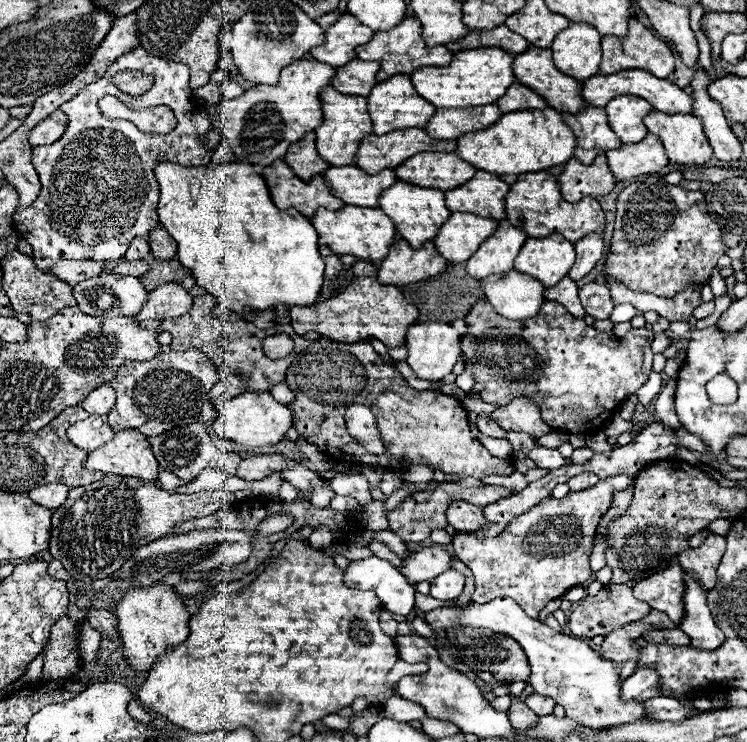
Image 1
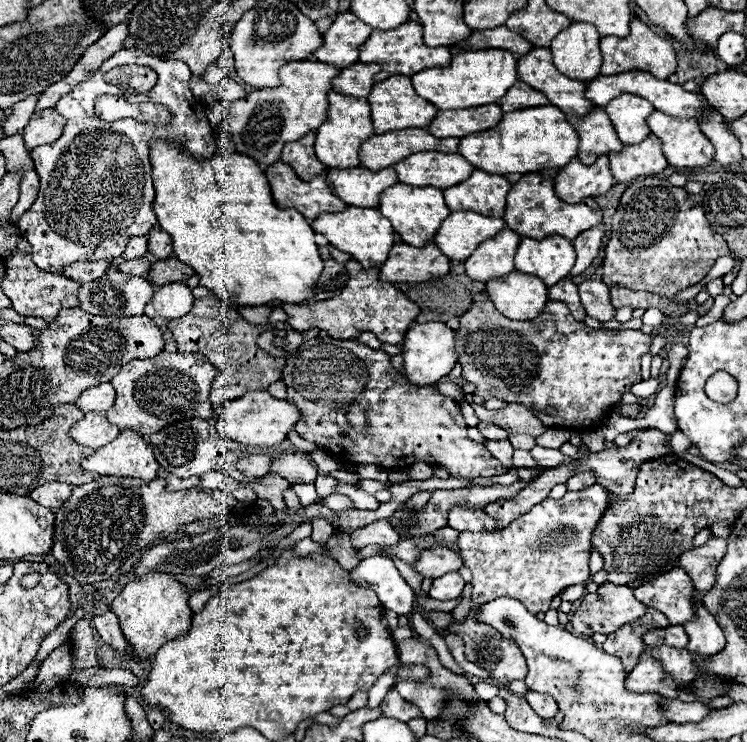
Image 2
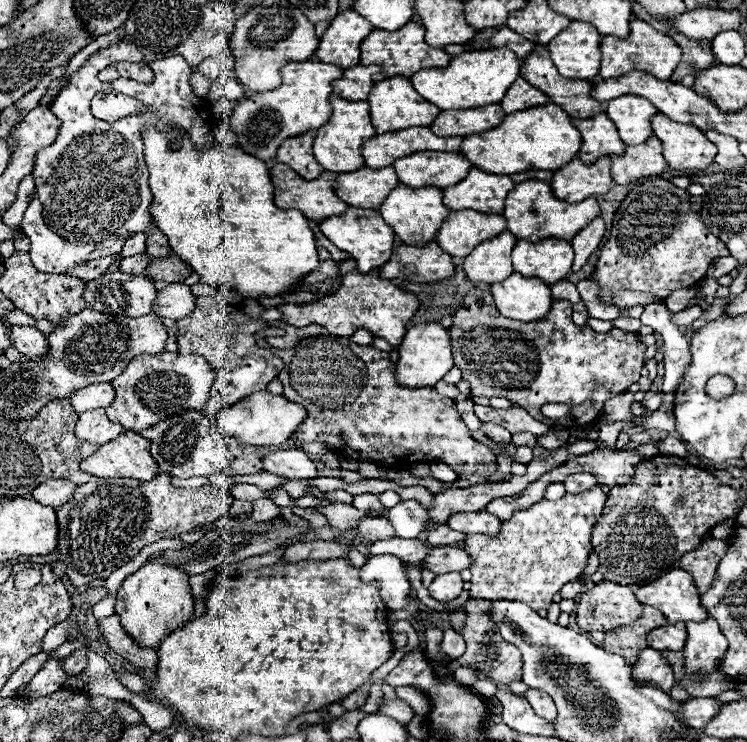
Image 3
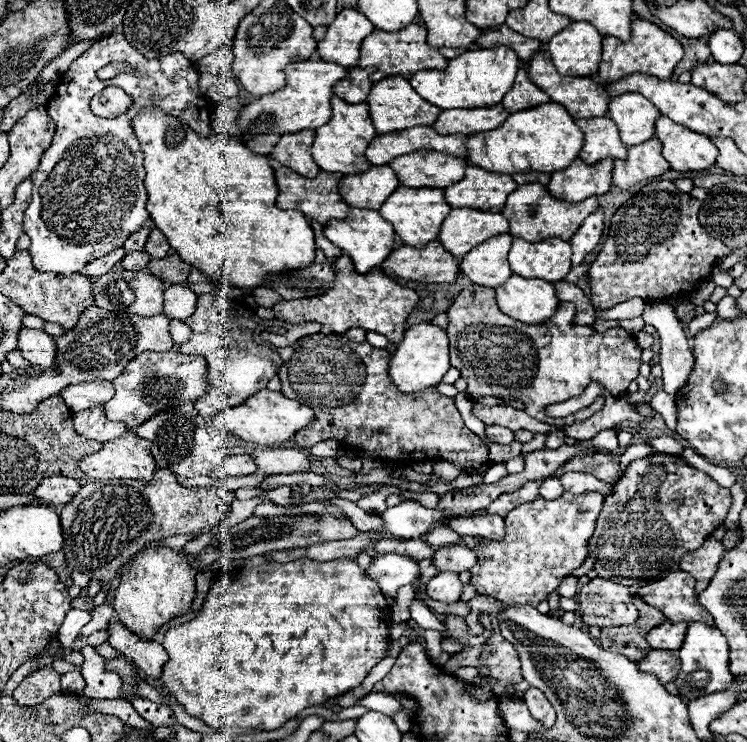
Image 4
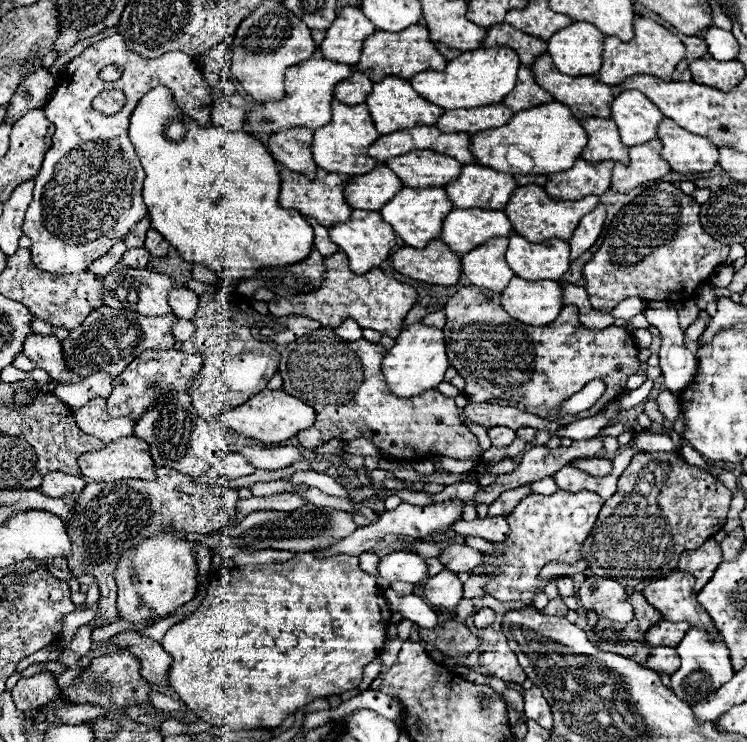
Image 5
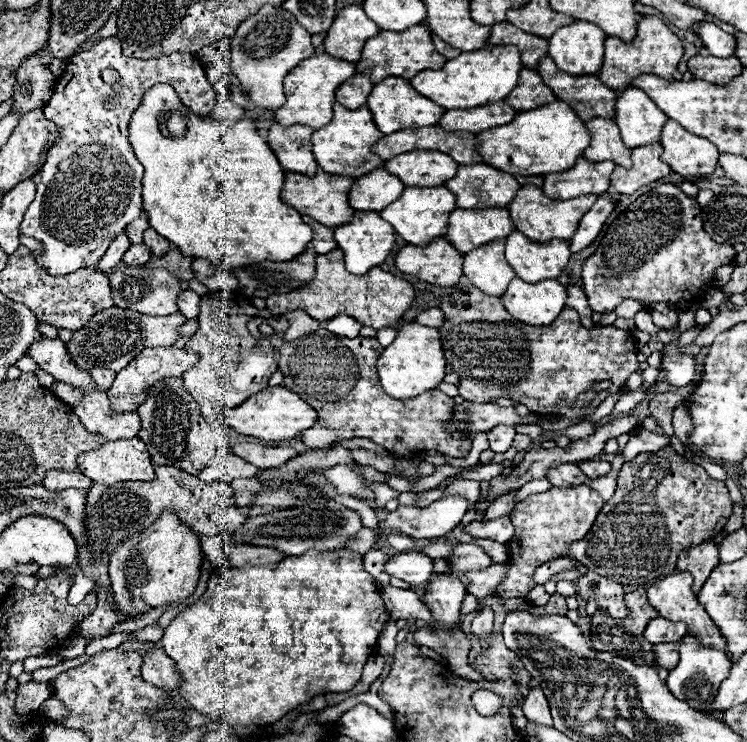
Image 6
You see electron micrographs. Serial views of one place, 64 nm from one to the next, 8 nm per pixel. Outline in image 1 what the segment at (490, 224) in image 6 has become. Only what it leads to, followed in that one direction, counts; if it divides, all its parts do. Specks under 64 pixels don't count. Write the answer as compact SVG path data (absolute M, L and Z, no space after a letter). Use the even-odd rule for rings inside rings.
M454 212L438 230L434 246L448 262L466 262L498 228L496 220L468 212Z

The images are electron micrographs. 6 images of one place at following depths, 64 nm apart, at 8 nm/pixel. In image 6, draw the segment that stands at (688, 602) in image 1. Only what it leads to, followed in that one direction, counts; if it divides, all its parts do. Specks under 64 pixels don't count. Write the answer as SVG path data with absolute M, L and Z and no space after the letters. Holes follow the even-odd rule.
M688 634L680 642L680 662L670 672L670 676L666 680L666 686L670 688L670 692L676 698L688 702L696 710L704 710L716 698L718 686L722 684L724 678L728 678L728 672L730 672L730 660L728 660L724 650L702 646L700 640L694 634Z

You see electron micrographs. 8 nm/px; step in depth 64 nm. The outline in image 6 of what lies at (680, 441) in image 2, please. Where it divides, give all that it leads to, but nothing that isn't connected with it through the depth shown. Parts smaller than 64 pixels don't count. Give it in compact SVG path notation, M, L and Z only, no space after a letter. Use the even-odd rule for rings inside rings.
M638 428L630 434L630 440L628 440L622 456L626 460L632 460L640 452L656 452L656 450L662 450L662 448L668 448L668 446L670 446L668 436L654 434L654 432L648 432L644 428Z

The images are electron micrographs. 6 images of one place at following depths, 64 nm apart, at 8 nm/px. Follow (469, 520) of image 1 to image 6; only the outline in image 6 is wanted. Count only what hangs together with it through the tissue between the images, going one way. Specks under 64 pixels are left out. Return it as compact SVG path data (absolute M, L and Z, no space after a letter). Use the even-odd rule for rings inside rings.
M502 516L496 520L474 520L464 526L464 532L468 532L472 538L488 538L506 544L512 538L514 528L508 516Z

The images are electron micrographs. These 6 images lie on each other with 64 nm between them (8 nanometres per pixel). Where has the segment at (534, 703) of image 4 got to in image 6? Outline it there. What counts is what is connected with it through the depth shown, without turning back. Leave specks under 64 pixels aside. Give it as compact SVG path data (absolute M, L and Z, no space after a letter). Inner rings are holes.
M530 688L528 696L524 698L524 714L530 722L542 724L542 726L552 726L552 716L550 716L550 708L548 708L548 700L542 694L540 688Z

